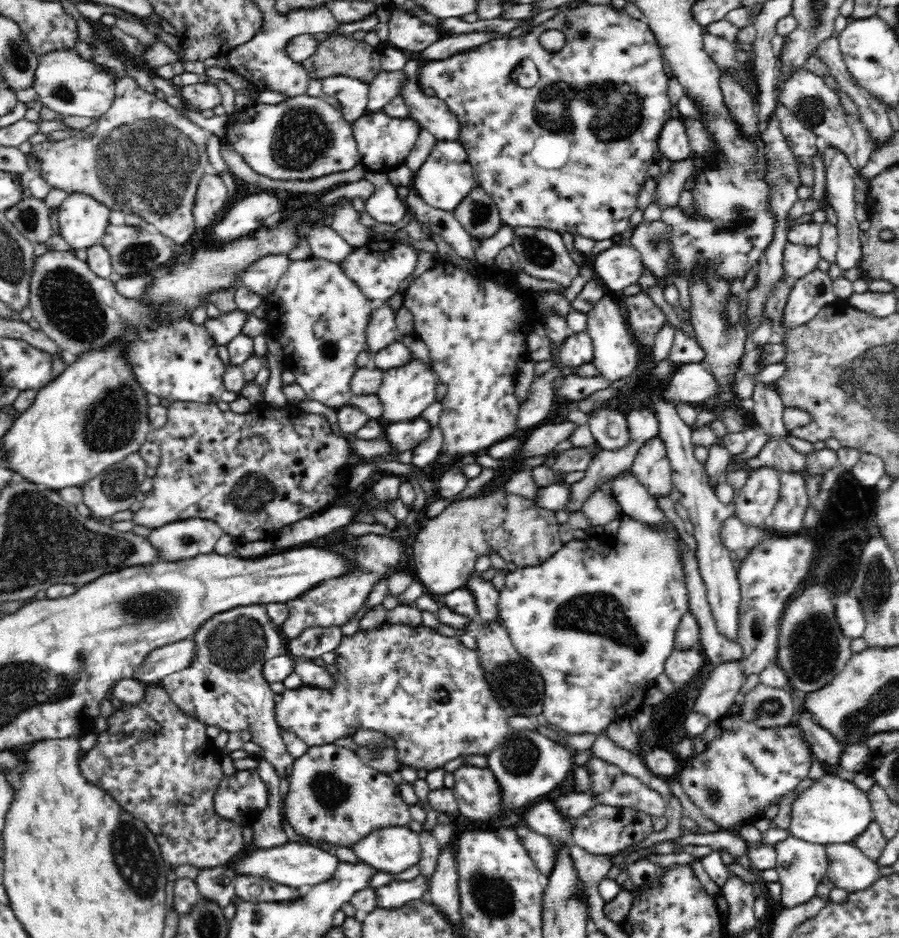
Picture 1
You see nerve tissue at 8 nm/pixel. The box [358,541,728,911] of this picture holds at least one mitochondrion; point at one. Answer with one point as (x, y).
(599, 613)

